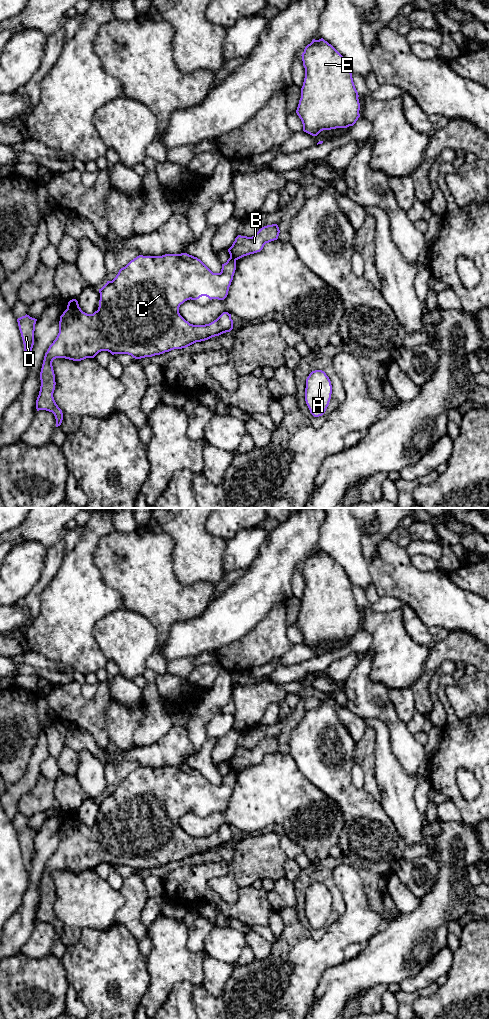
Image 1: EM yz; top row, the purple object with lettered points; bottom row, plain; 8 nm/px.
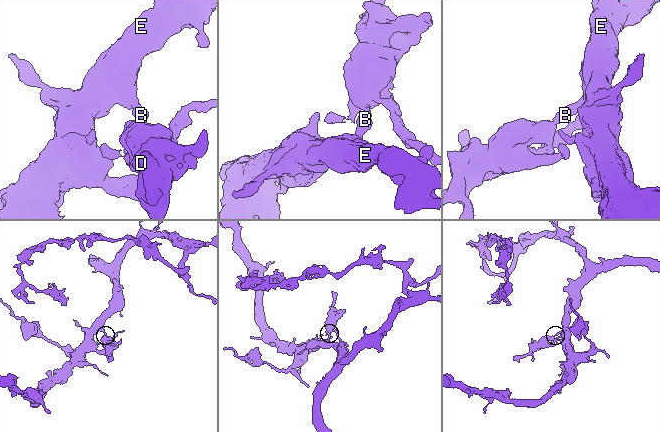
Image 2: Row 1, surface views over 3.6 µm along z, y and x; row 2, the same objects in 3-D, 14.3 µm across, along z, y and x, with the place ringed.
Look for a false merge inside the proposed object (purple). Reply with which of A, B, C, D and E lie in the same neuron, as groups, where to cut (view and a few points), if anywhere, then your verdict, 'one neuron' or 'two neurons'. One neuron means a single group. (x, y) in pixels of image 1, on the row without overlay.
A B E / C D | yz (230, 767), (235, 772) | two neurons

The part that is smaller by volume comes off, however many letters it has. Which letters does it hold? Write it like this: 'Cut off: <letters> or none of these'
Cut off: C, D

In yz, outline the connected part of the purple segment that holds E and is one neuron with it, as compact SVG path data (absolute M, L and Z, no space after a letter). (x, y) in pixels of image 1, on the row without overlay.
M323 550L313 551L301 568L305 590L296 625L302 633L303 643L317 648L323 642L353 638L360 629L359 607L343 568Z

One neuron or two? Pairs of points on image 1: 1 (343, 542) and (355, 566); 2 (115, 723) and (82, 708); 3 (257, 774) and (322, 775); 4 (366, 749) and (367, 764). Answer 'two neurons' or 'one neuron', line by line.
1: one neuron
2: two neurons
3: two neurons
4: one neuron

